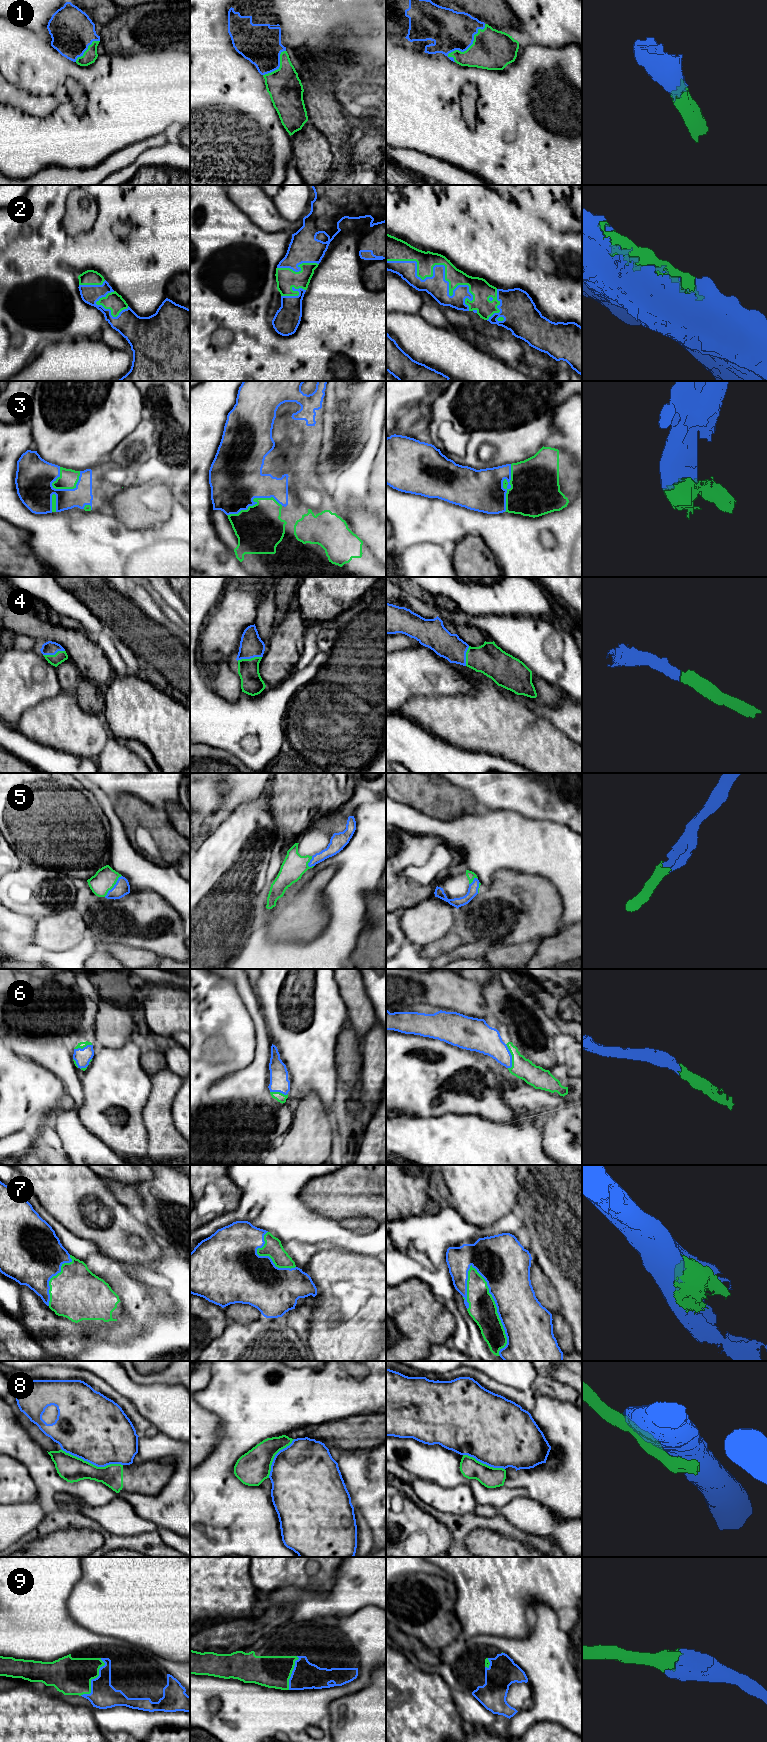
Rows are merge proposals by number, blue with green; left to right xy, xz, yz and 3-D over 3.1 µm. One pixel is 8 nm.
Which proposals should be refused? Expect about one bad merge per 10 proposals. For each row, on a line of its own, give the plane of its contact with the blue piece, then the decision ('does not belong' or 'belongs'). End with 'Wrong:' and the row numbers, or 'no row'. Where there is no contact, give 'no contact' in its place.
1: contact in yz; belongs
2: contact in yz; belongs
3: contact in yz; belongs
4: contact in xz; belongs
5: contact in xy; belongs
6: contact in yz; belongs
7: contact in yz; belongs
8: contact in xy; does not belong
9: contact in xy; belongs
Wrong: 8

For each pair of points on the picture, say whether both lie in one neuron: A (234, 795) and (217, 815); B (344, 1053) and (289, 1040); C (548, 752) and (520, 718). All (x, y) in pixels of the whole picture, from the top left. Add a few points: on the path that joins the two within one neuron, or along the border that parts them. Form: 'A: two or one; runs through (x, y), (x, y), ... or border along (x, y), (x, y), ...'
A: one; runs through (231, 800), (222, 810)
B: two; border along (342, 1029), (335, 1048), (336, 1074)
C: one; runs through (540, 744), (522, 726)

